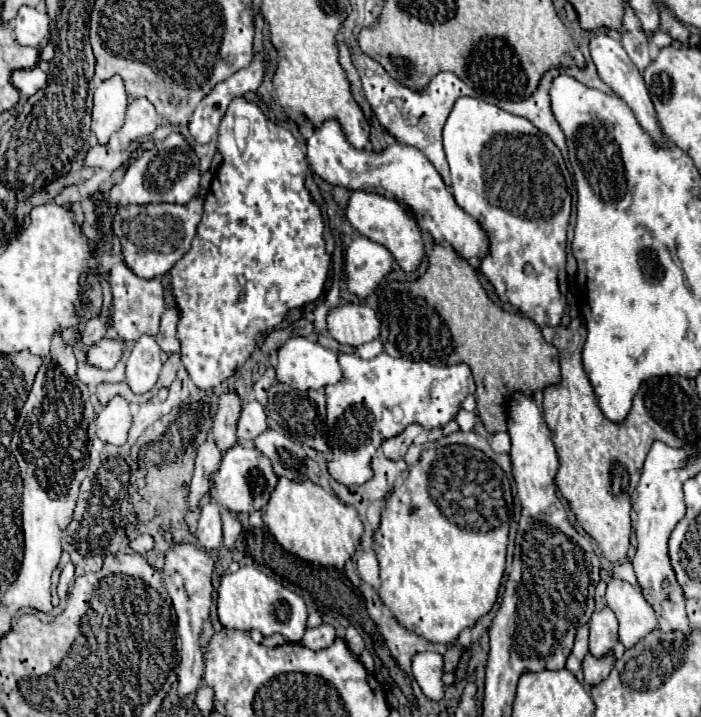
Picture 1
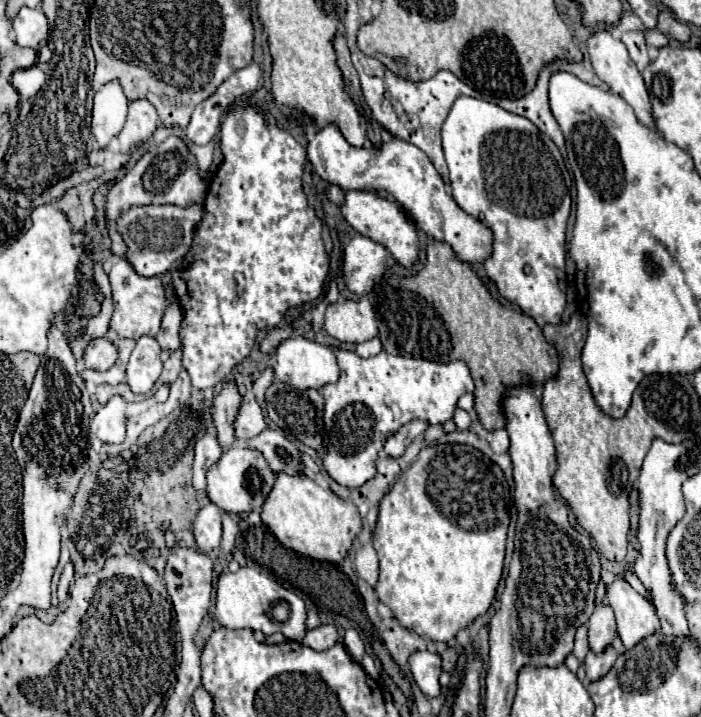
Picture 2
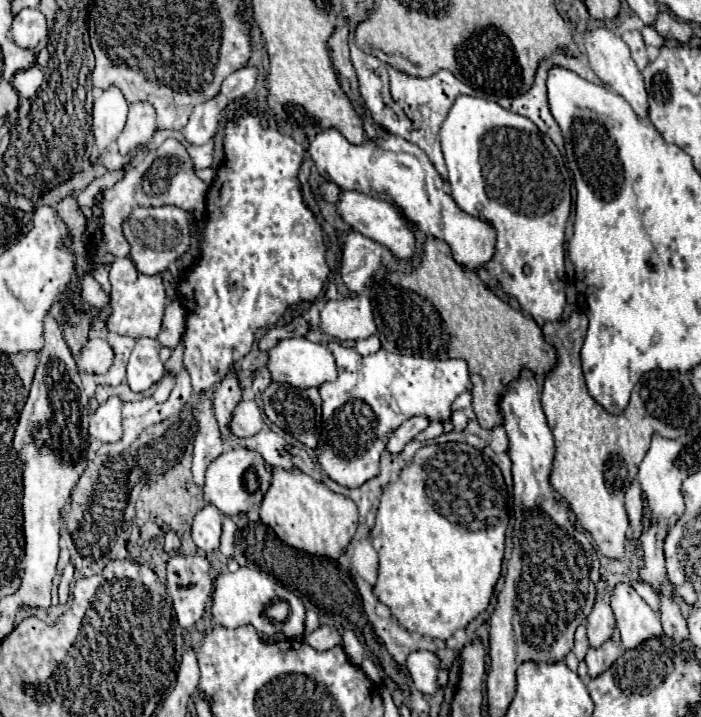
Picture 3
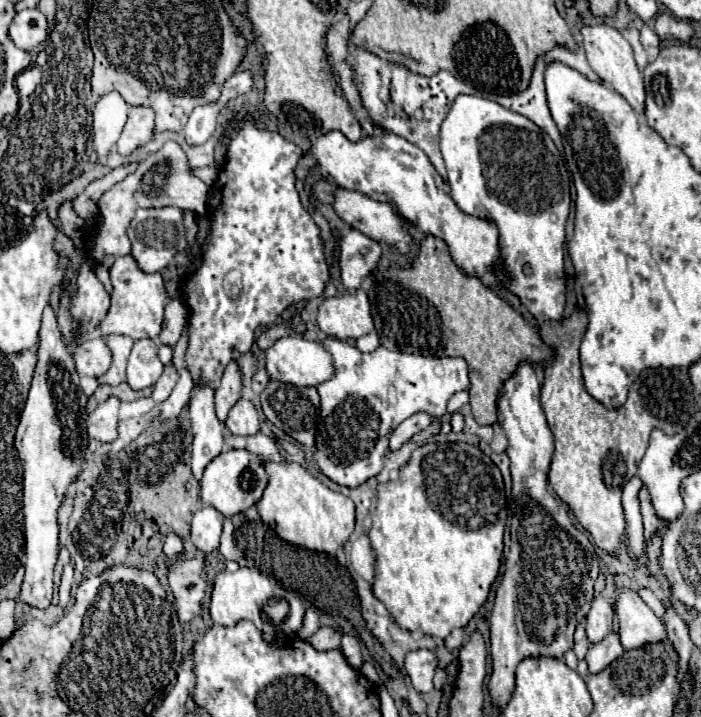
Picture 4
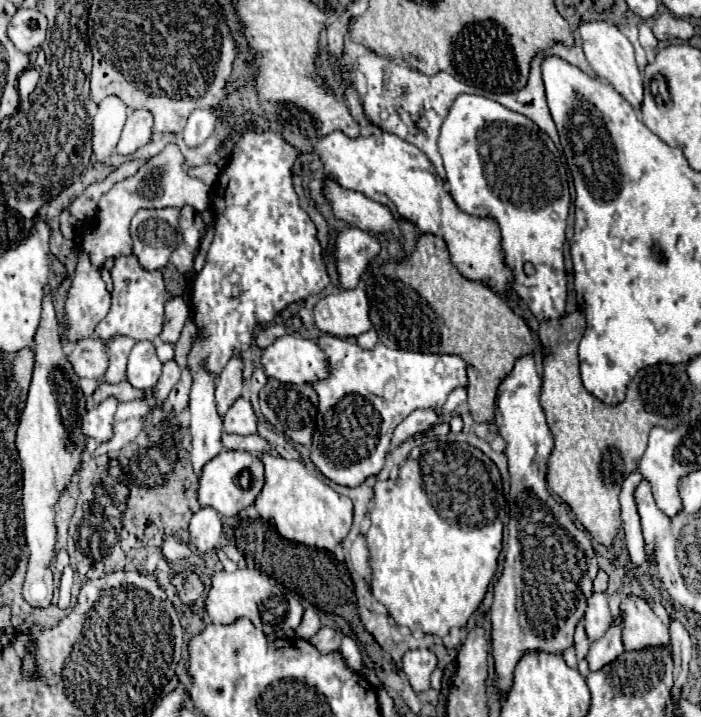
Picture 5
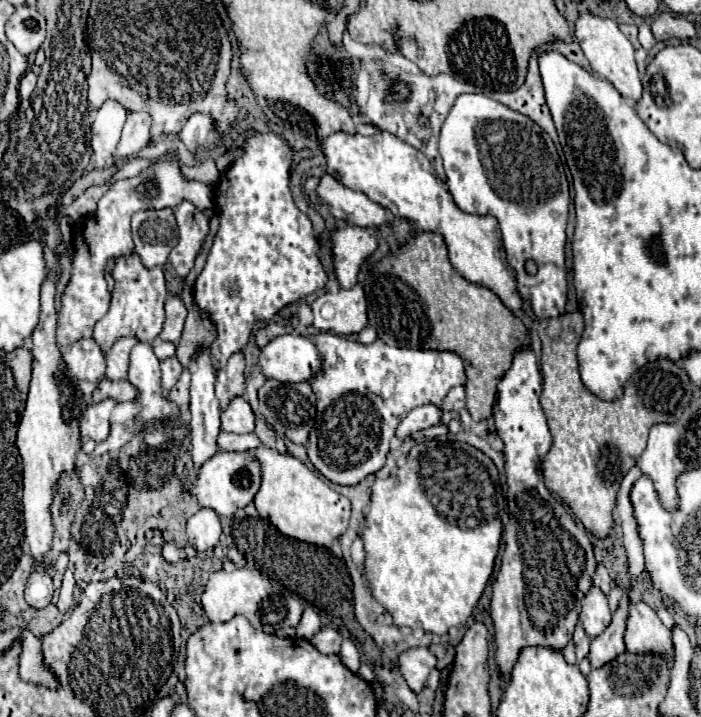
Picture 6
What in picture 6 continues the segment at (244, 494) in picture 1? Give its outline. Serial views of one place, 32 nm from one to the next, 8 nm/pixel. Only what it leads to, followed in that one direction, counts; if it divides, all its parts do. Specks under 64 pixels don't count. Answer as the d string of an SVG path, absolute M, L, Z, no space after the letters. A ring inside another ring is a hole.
M218 452L200 468L192 494L196 496L200 506L212 508L220 516L234 516L240 508L246 508L260 490L260 472L260 462L248 452Z

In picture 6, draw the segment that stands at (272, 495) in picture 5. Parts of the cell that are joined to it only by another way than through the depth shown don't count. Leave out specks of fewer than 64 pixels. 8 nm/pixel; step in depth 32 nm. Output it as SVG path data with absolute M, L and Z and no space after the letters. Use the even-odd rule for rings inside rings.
M258 448L252 452L262 464L262 486L254 498L256 510L262 518L268 518L280 534L330 548L350 524L350 500L334 492L312 470L308 470L298 458L280 454L272 448Z

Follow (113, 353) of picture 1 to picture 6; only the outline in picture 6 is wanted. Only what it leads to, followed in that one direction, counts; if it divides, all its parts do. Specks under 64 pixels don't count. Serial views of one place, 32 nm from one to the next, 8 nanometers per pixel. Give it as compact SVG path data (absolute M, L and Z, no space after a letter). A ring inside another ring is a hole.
M94 338L78 340L62 356L64 356L64 362L68 364L68 370L78 380L100 382L104 378L106 356Z

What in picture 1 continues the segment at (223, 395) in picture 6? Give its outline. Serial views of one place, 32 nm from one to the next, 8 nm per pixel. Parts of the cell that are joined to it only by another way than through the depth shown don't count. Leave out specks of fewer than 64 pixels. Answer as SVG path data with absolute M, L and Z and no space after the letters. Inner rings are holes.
M234 392L224 394L218 402L218 410L214 414L214 428L212 428L212 438L222 454L238 444L238 436L236 436L238 418L240 418L238 394Z

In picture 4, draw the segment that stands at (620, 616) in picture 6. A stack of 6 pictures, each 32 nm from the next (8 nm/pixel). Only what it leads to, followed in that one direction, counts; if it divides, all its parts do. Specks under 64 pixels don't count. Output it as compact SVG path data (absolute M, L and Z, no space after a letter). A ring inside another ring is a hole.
M614 632L608 634L600 644L592 644L588 654L586 654L586 662L588 662L590 674L602 672L606 666L610 666L622 654L624 654L624 648L620 646L618 634L614 634Z

